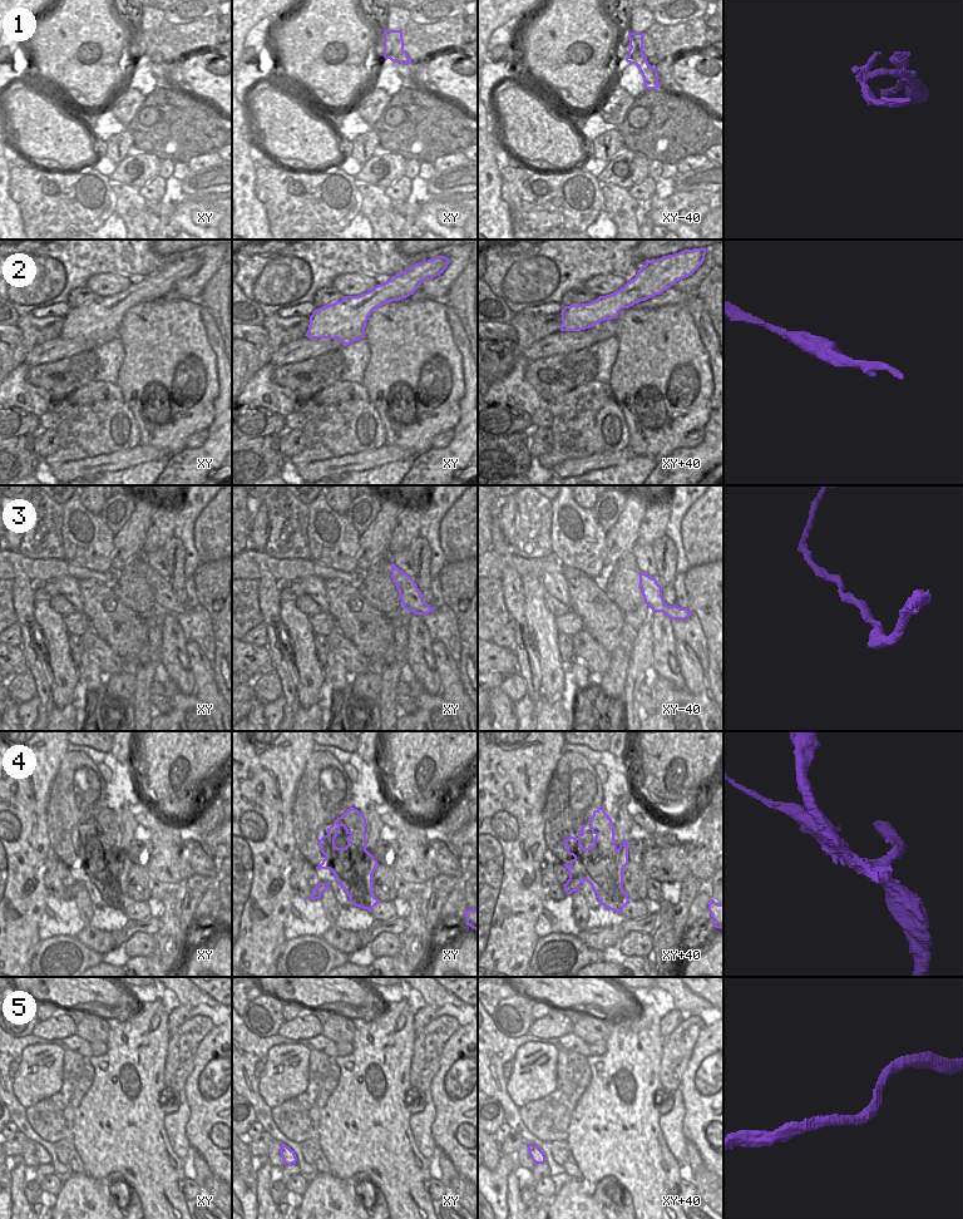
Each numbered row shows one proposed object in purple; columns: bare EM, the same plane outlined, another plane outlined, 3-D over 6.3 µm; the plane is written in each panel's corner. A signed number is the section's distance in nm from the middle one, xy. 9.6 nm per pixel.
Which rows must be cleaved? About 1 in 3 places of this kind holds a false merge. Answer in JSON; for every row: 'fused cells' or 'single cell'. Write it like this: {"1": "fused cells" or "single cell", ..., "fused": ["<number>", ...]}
{"1": "fused cells", "2": "single cell", "3": "single cell", "4": "fused cells", "5": "single cell", "fused": ["1", "4"]}

